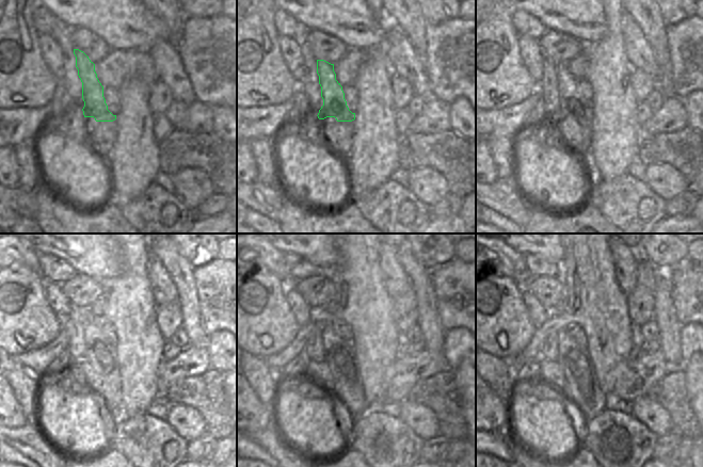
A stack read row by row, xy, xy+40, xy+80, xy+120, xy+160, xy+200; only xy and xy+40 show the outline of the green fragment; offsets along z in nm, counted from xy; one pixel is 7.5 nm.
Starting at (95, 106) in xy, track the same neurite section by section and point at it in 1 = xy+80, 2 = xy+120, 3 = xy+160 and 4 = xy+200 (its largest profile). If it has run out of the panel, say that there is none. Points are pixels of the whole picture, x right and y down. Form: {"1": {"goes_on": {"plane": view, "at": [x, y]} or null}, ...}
{"1": {"goes_on": {"plane": "xy+80", "at": [572, 103]}}, "2": {"goes_on": {"plane": "xy+120", "at": [102, 355]}}, "3": {"goes_on": {"plane": "xy+160", "at": [348, 393]}}, "4": {"goes_on": {"plane": "xy+200", "at": [581, 388]}}}

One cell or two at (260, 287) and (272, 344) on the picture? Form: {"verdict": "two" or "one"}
{"verdict": "one"}

